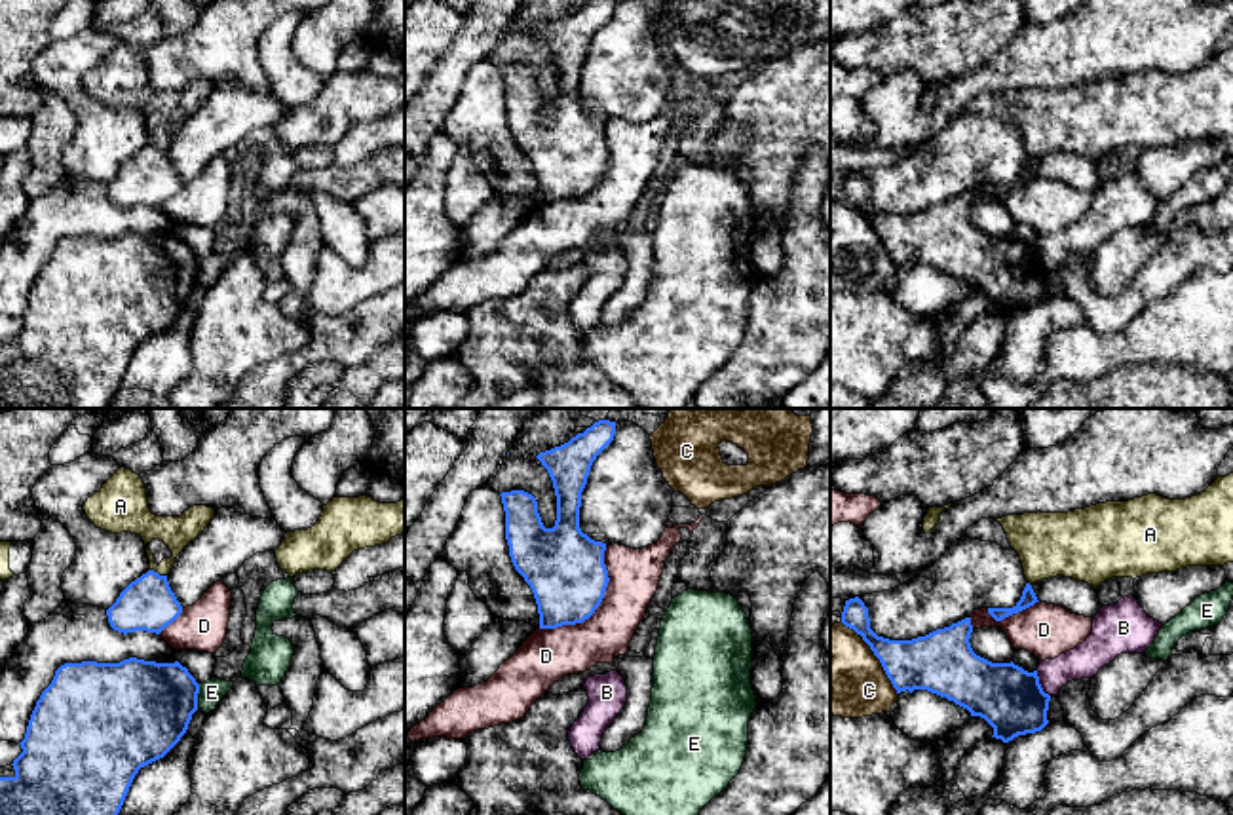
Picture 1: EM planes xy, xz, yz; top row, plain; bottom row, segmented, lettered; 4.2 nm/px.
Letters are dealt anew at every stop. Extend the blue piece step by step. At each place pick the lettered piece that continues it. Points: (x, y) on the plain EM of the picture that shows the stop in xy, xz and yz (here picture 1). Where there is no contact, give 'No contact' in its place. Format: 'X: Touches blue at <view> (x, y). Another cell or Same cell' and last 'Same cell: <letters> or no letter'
A: Touches blue at xy (156, 147). Another cell
B: Touches blue at yz (1040, 259). Another cell
C: Touches blue at yz (874, 228). Another cell
D: Touches blue at xz (599, 179). Another cell
E: Touches blue at xy (196, 270). Another cell
Same cell: no letter

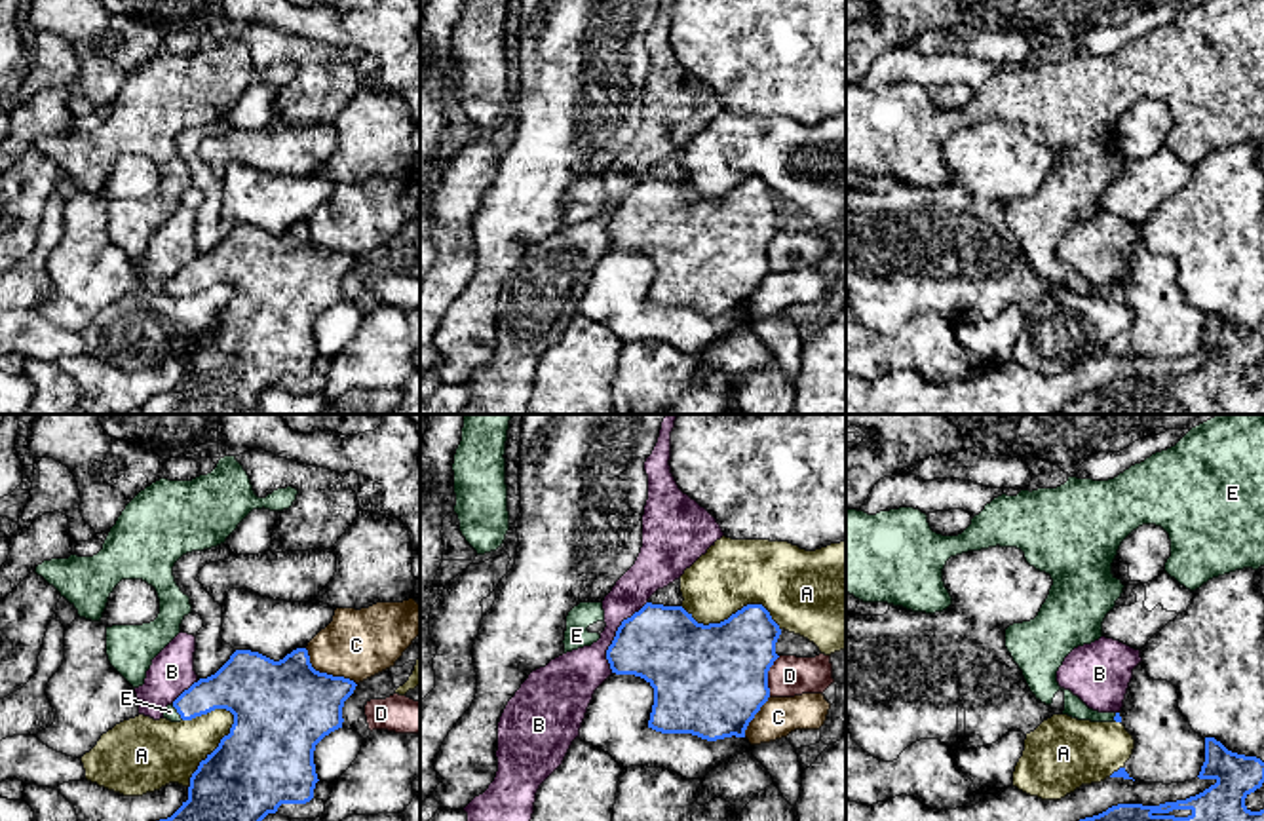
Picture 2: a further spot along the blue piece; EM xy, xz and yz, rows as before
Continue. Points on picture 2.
A: Touches blue at xy (217, 322). Another cell
B: Touches blue at xz (616, 210). Another cell
C: Touches blue at xy (325, 248). Another cell
D: Touches blue at xz (766, 251). Another cell
E: Touches blue at xy (177, 286). Same cell
Same cell: E

